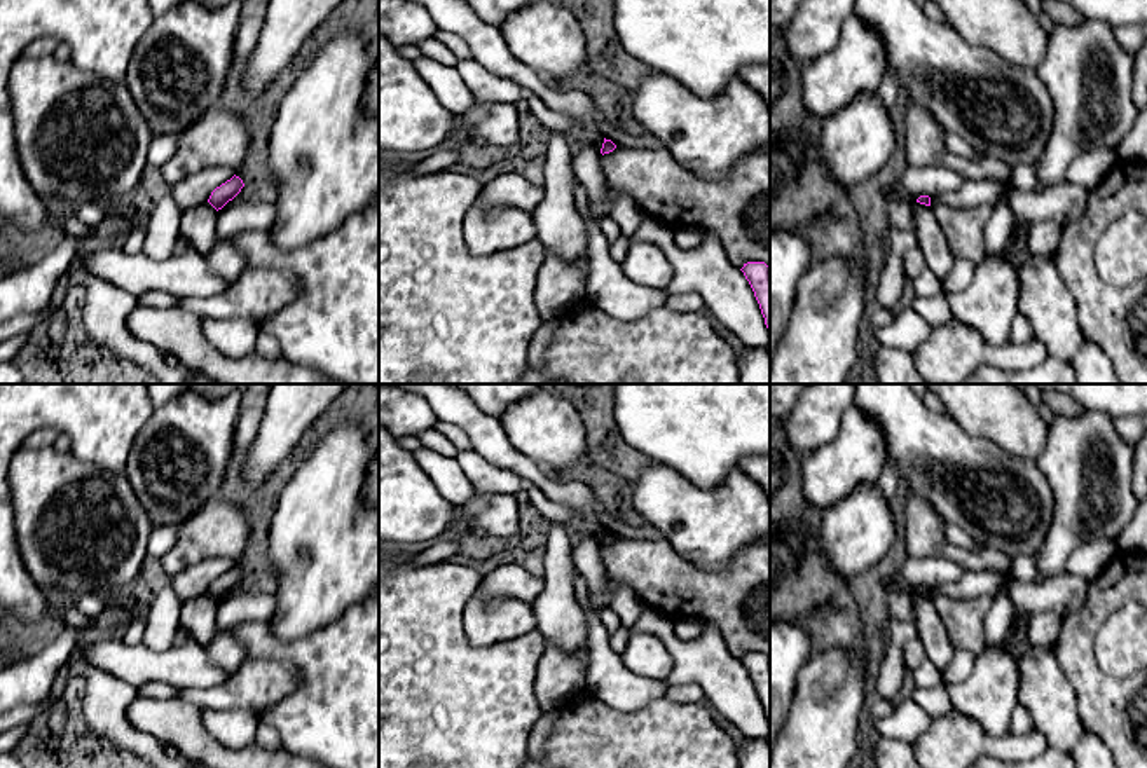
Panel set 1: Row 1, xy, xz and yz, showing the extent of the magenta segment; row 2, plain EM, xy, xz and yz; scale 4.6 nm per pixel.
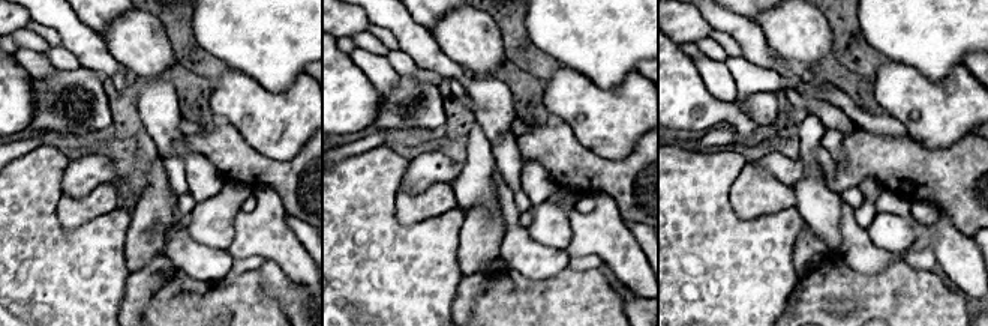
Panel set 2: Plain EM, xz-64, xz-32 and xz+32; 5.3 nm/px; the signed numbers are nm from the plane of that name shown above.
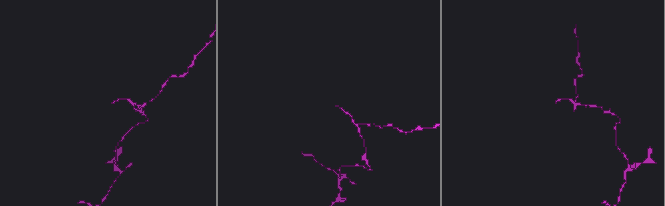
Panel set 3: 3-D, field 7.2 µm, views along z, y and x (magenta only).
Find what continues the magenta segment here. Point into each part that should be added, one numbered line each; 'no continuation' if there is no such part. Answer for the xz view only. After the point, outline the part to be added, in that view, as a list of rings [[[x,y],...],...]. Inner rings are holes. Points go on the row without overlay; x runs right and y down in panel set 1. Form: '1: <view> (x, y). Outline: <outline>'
no continuation

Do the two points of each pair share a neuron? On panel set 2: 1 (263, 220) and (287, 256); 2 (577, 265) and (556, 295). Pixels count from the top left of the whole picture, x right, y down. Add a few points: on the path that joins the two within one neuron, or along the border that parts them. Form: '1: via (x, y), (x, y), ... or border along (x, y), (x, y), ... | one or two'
1: via (264, 229), (281, 247) | one
2: border along (568, 266), (576, 271), (597, 271) | two

